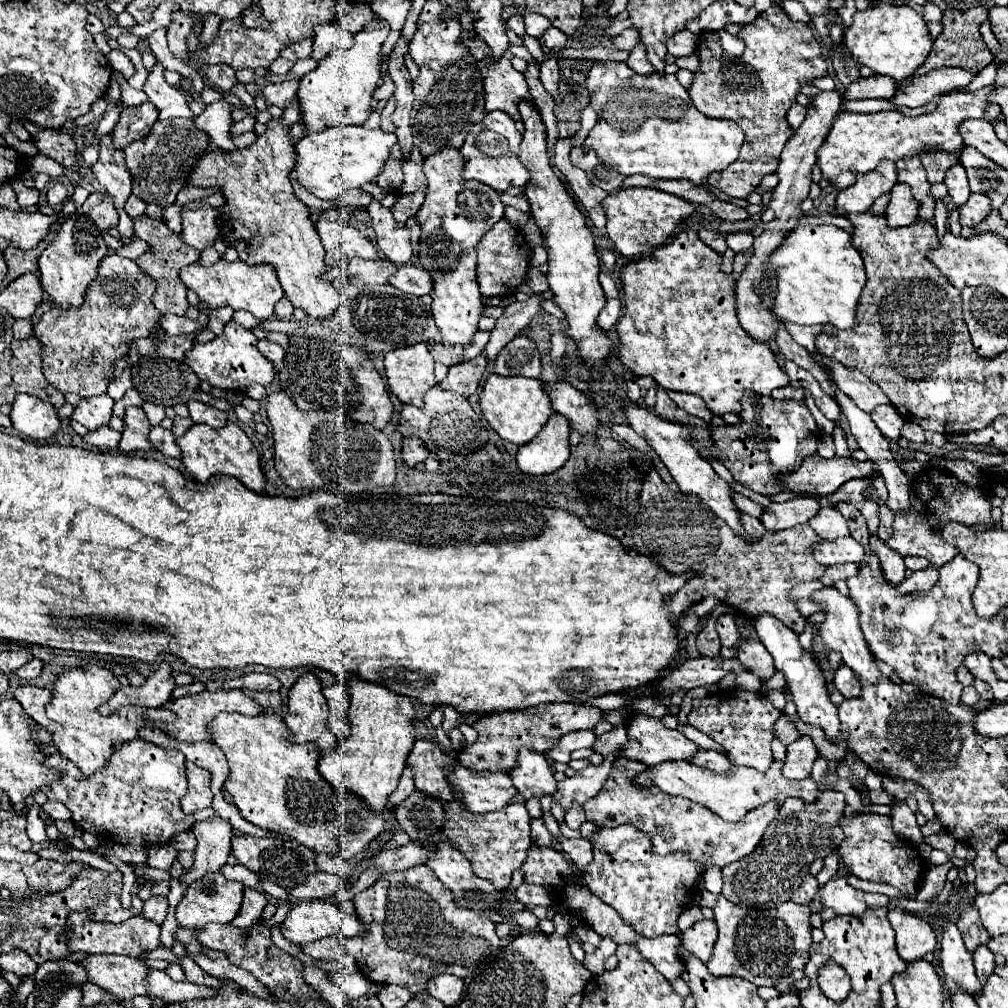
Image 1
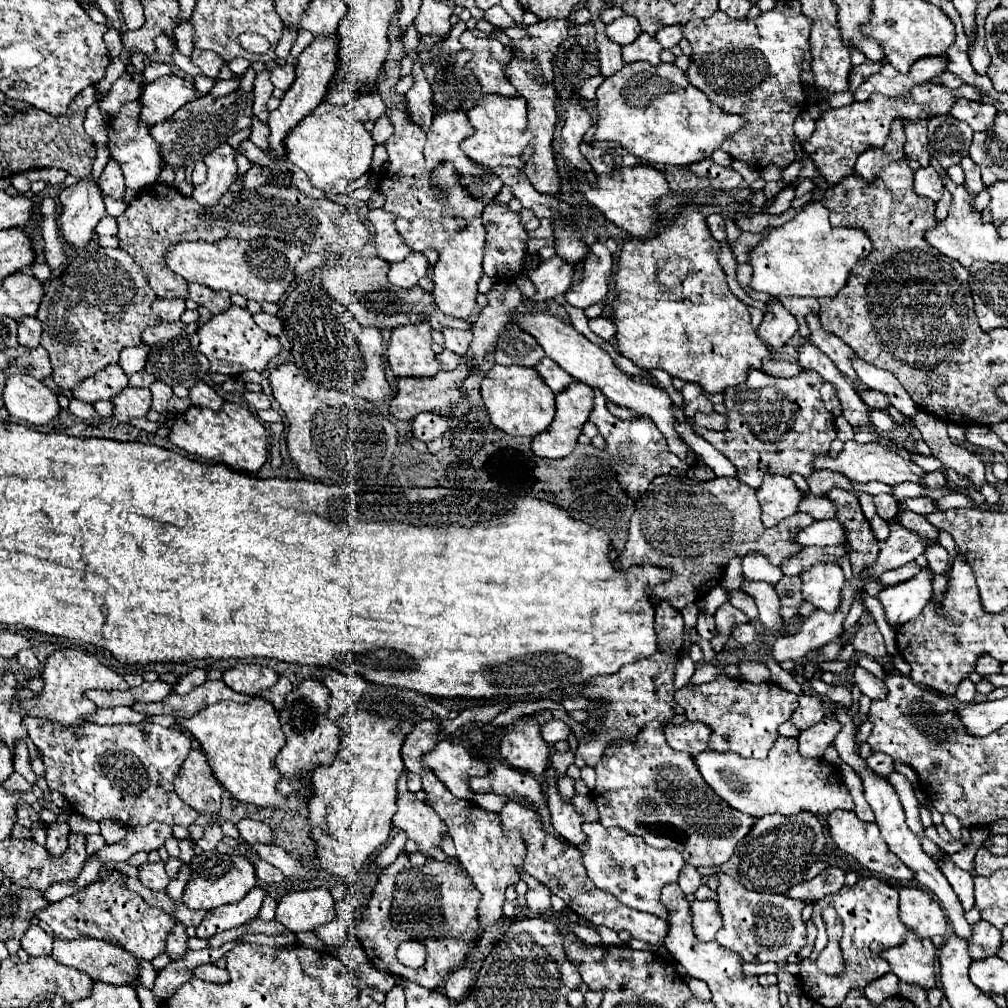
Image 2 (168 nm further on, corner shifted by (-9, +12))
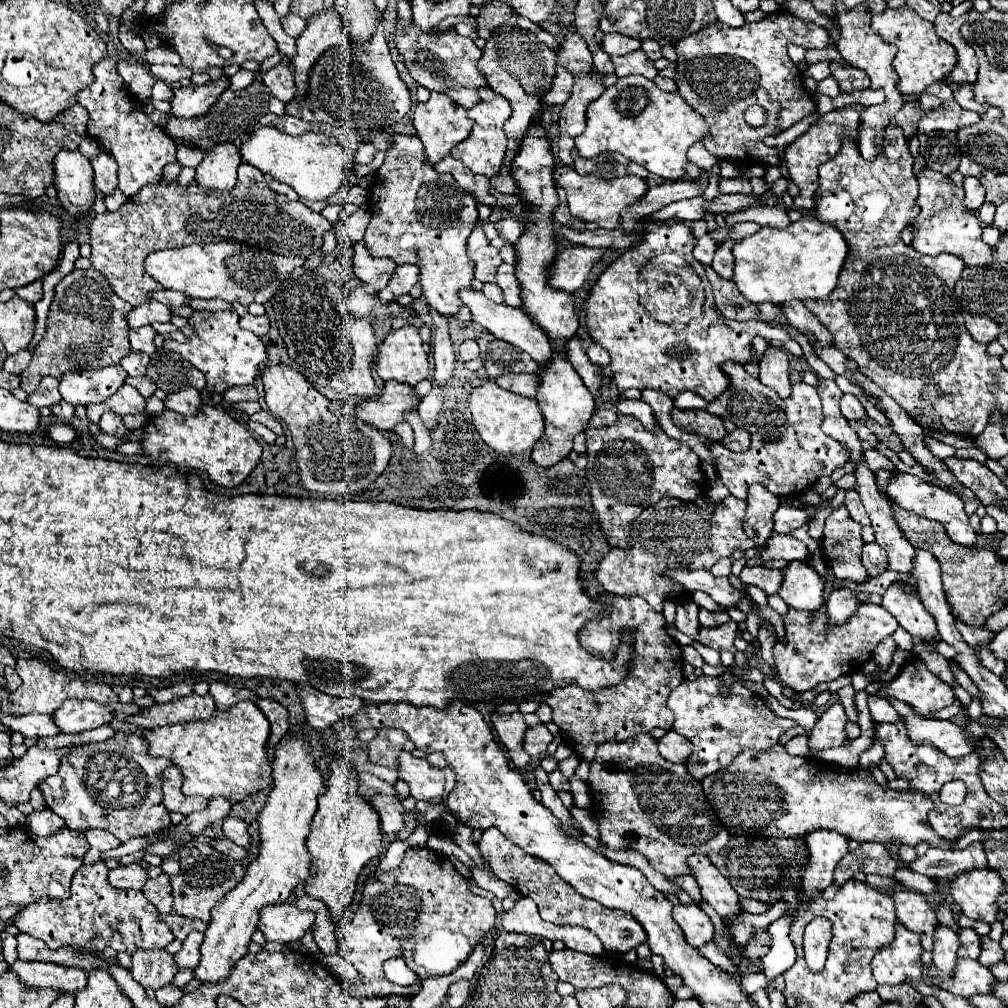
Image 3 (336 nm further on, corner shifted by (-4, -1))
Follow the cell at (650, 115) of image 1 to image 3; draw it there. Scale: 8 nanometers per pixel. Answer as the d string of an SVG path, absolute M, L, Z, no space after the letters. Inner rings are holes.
M629 75L629 77L621 77L615 85L607 87L603 91L603 95L599 99L595 99L593 103L589 103L587 109L587 129L575 139L575 147L581 153L581 157L591 159L599 153L621 153L627 159L631 159L633 163L643 165L649 173L655 173L663 179L669 181L677 181L685 177L683 167L687 165L687 149L703 139L707 135L707 123L701 115L697 115L693 111L693 107L689 107L679 93L665 93L661 91L651 79L645 79L641 75Z

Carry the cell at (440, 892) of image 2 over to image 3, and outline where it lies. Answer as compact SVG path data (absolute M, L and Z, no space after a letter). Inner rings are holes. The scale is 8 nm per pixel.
M427 847L405 851L403 863L393 871L375 871L363 887L361 905L353 921L335 929L339 955L345 957L361 975L361 983L343 981L351 997L413 997L421 989L423 973L433 967L433 955L439 959L441 975L453 973L477 947L477 941L495 927L495 909L489 899L477 897L467 889L467 881L447 855ZM391 957L403 957L407 967L417 973L417 983L401 987L391 983L383 973L383 963Z

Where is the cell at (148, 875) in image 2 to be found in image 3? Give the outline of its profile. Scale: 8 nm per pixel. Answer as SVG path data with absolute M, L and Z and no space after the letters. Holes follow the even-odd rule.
M139 863L117 867L109 871L109 883L117 889L135 889L139 891L147 881L147 871Z

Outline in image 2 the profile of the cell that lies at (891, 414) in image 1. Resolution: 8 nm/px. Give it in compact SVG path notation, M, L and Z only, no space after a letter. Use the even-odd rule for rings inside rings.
M860 390L858 392L860 398L866 402L868 408L874 408L874 410L886 410L890 406L890 400L886 394L878 392L878 390Z

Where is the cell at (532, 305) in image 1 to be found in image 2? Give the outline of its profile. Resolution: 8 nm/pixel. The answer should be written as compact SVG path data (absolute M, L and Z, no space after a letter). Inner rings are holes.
M558 256L550 258L550 260L542 260L538 268L534 268L530 274L532 284L536 286L536 294L530 298L530 302L548 302L554 296L560 296L564 292L568 292L572 276L574 276L574 268L570 264L566 264L564 260L560 260Z

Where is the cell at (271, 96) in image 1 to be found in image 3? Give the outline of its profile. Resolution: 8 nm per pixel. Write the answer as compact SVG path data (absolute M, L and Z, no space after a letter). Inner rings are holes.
M291 61L277 63L273 69L269 69L263 75L263 83L273 93L273 97L281 99L283 103L289 103L297 95L297 87L295 87L295 81L293 81L293 63Z

